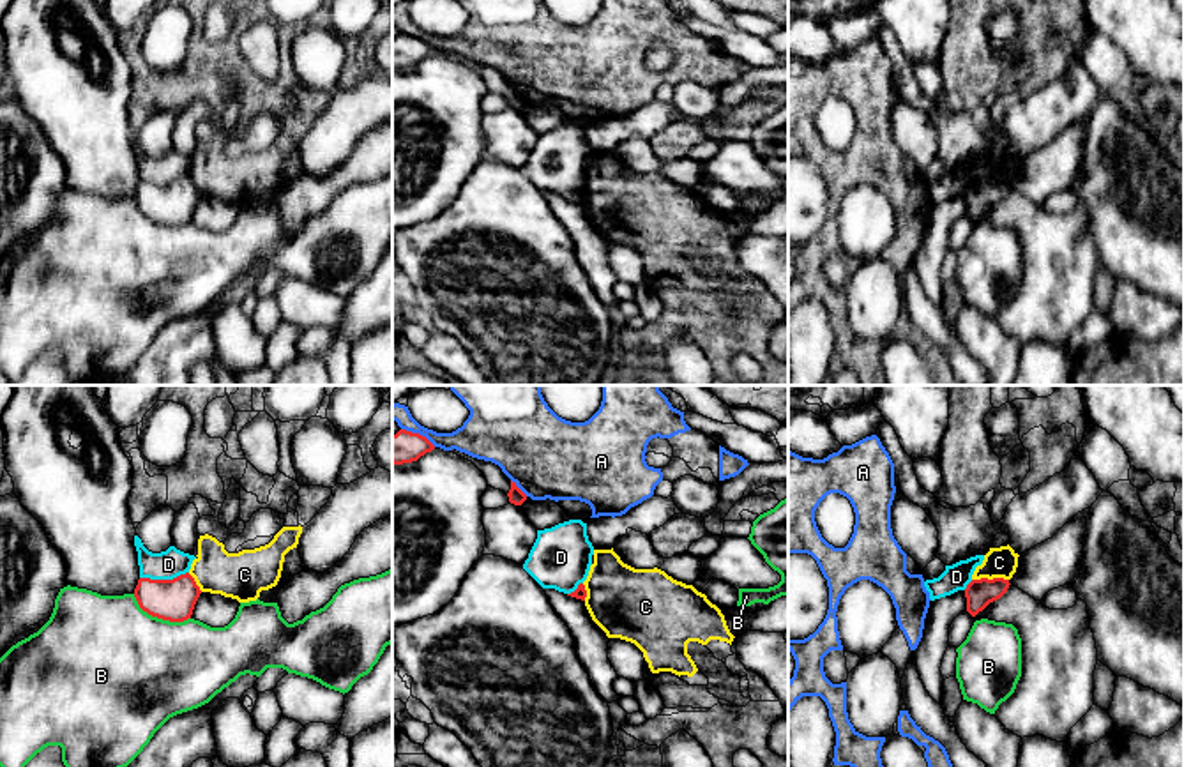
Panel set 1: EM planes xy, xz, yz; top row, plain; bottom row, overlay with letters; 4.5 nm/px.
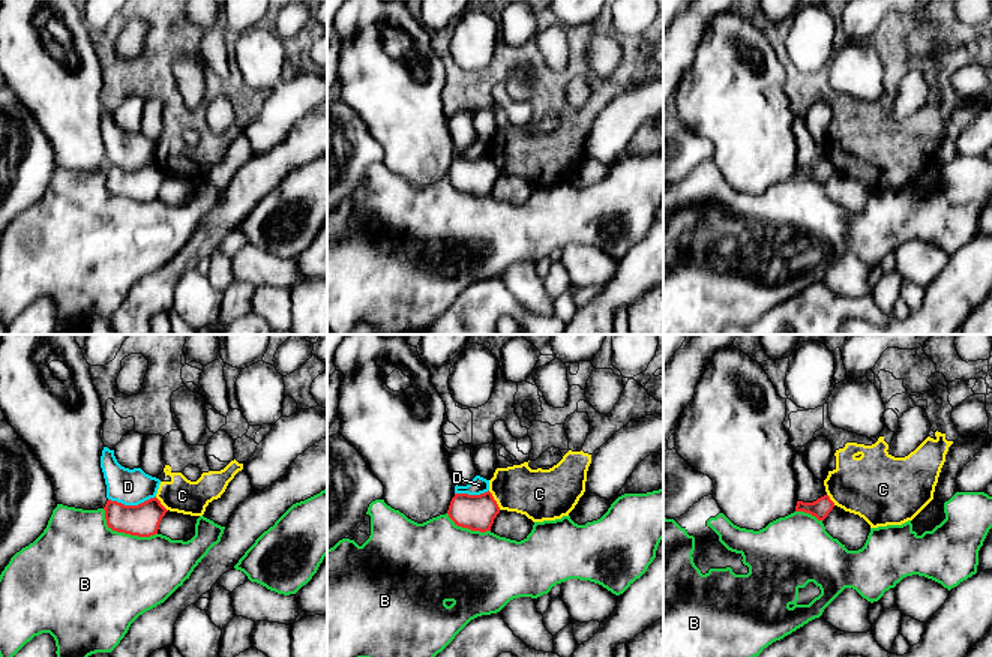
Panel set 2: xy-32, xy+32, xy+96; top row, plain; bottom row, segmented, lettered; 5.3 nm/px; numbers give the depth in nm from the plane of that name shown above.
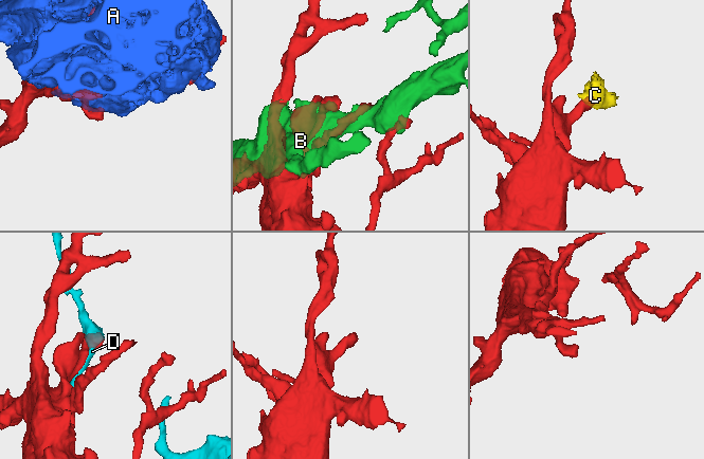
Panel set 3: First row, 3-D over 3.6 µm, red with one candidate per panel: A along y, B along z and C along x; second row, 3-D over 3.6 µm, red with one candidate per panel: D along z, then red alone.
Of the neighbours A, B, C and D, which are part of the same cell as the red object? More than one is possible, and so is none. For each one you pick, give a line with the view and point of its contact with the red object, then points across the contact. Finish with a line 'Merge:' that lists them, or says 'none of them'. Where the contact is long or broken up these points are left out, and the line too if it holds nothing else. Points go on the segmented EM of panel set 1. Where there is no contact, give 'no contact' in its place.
Merge: none of them

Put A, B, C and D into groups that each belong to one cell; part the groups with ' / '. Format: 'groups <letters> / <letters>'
groups A C / B / D

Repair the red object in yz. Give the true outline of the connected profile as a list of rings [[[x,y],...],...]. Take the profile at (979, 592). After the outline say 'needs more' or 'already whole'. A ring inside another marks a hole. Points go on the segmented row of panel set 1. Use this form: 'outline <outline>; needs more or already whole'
outline [[[981,578],[972,580],[965,589],[967,597],[967,611],[975,617],[979,611],[983,611],[990,603],[1000,599],[1007,589],[1009,580],[1004,578]]]; already whole

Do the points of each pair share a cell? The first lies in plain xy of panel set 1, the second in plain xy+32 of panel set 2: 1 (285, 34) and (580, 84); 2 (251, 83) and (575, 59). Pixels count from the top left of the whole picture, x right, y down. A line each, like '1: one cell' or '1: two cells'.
1: two cells
2: one cell

